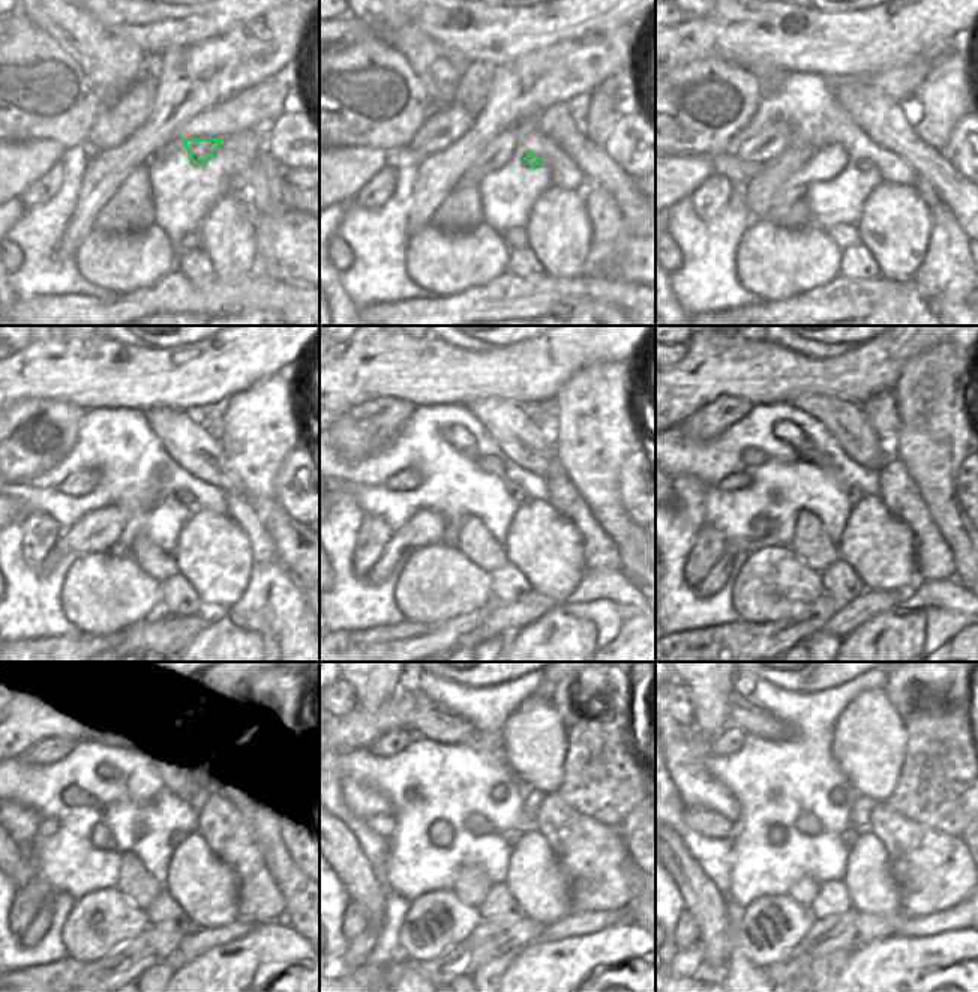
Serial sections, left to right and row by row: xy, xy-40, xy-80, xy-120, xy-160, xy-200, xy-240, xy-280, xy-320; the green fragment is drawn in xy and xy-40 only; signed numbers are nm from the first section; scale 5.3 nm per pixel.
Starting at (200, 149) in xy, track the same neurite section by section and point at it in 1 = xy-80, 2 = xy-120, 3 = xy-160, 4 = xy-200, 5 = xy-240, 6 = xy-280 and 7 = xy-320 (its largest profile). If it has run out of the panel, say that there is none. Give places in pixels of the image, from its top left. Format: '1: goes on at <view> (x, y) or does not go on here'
1: goes on at xy-80 (863, 164)
2: goes on at xy-120 (186, 499)
3: goes on at xy-160 (519, 497)
4: goes on at xy-200 (854, 496)
5: goes on at xy-240 (177, 838)
6: goes on at xy-280 (512, 836)
7: goes on at xy-320 (848, 836)

